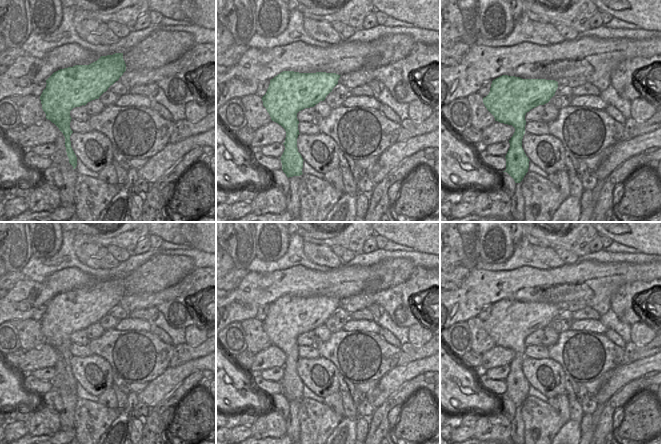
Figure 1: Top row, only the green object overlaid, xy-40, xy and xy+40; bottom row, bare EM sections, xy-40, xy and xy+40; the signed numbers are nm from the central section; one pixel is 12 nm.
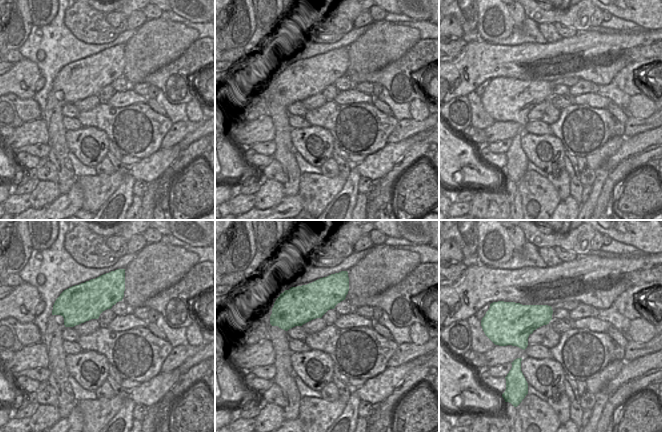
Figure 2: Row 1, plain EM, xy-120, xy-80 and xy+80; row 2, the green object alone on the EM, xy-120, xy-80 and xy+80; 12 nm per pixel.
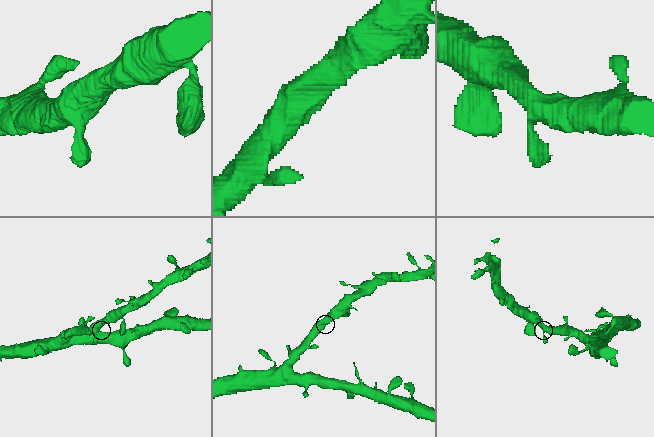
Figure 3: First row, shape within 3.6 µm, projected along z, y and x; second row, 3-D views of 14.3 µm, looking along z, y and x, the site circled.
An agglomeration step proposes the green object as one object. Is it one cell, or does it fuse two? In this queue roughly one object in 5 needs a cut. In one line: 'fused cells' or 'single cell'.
single cell

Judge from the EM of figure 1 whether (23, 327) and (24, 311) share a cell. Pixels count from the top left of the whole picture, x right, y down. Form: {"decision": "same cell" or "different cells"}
{"decision": "different cells"}

